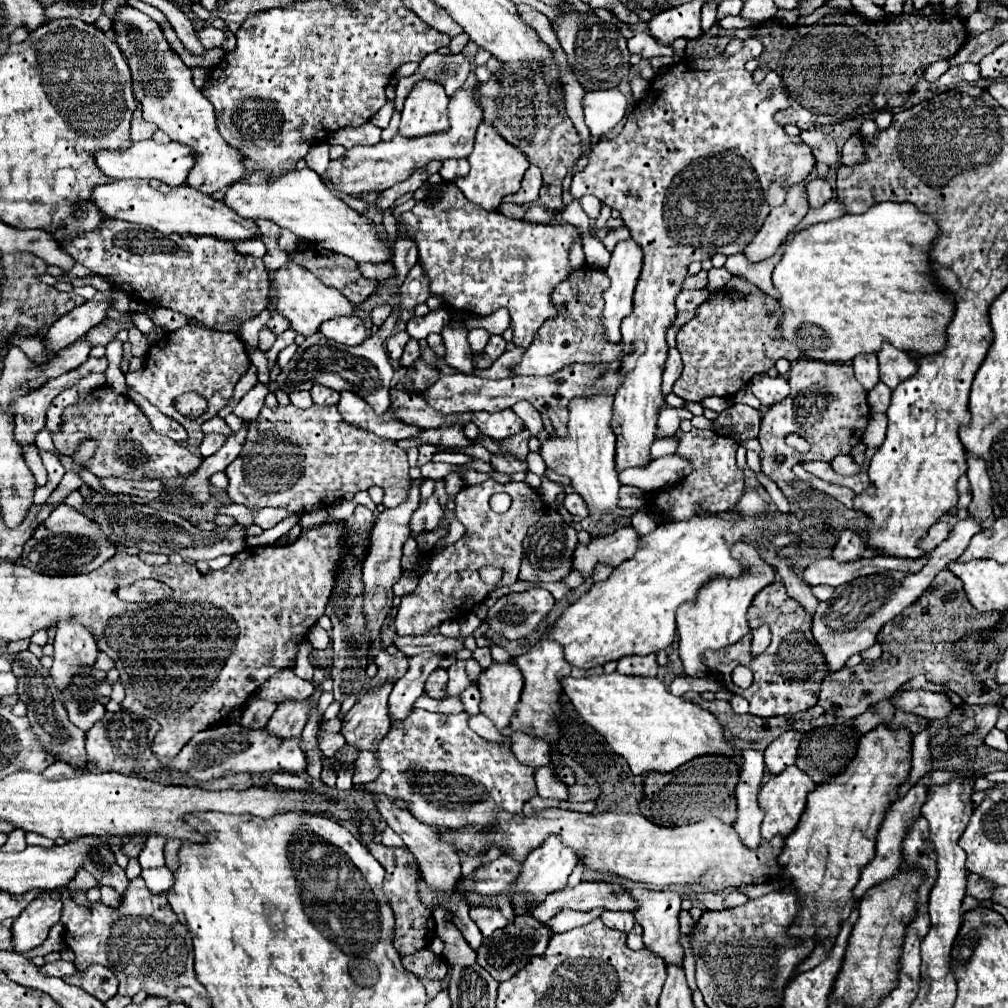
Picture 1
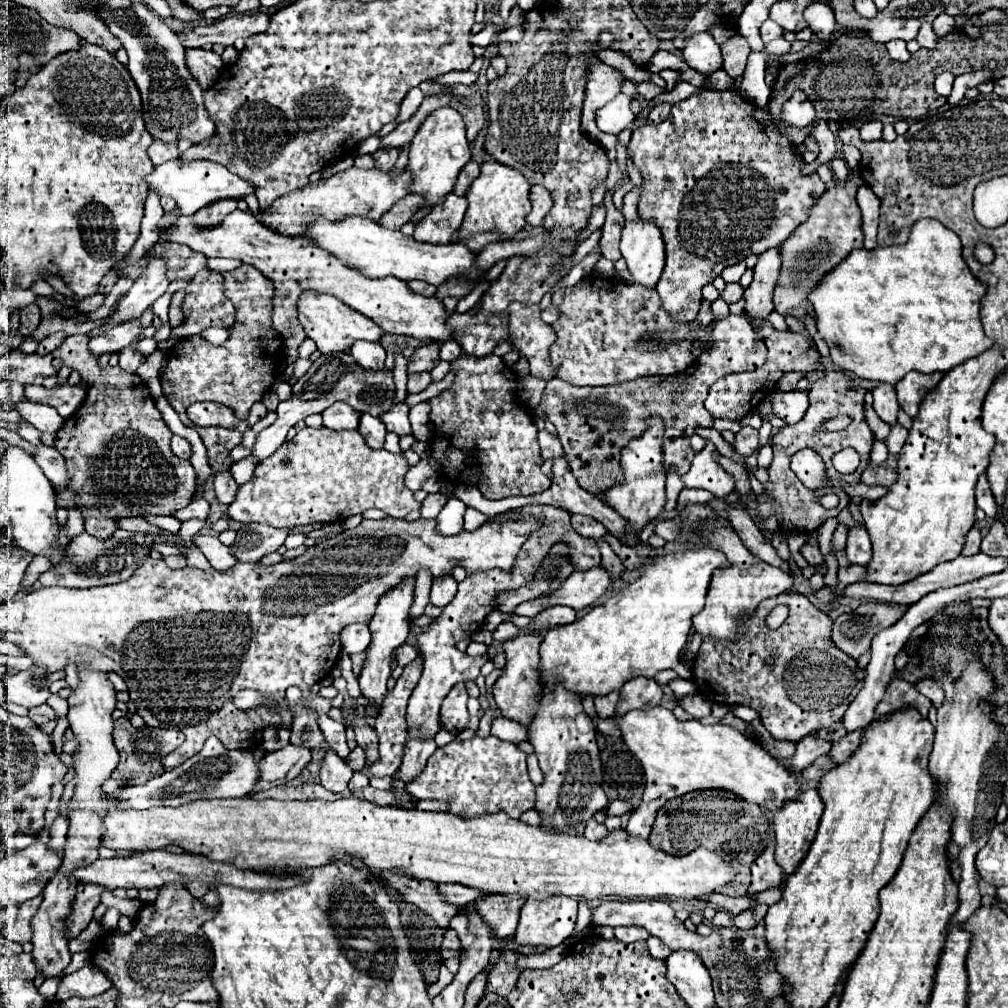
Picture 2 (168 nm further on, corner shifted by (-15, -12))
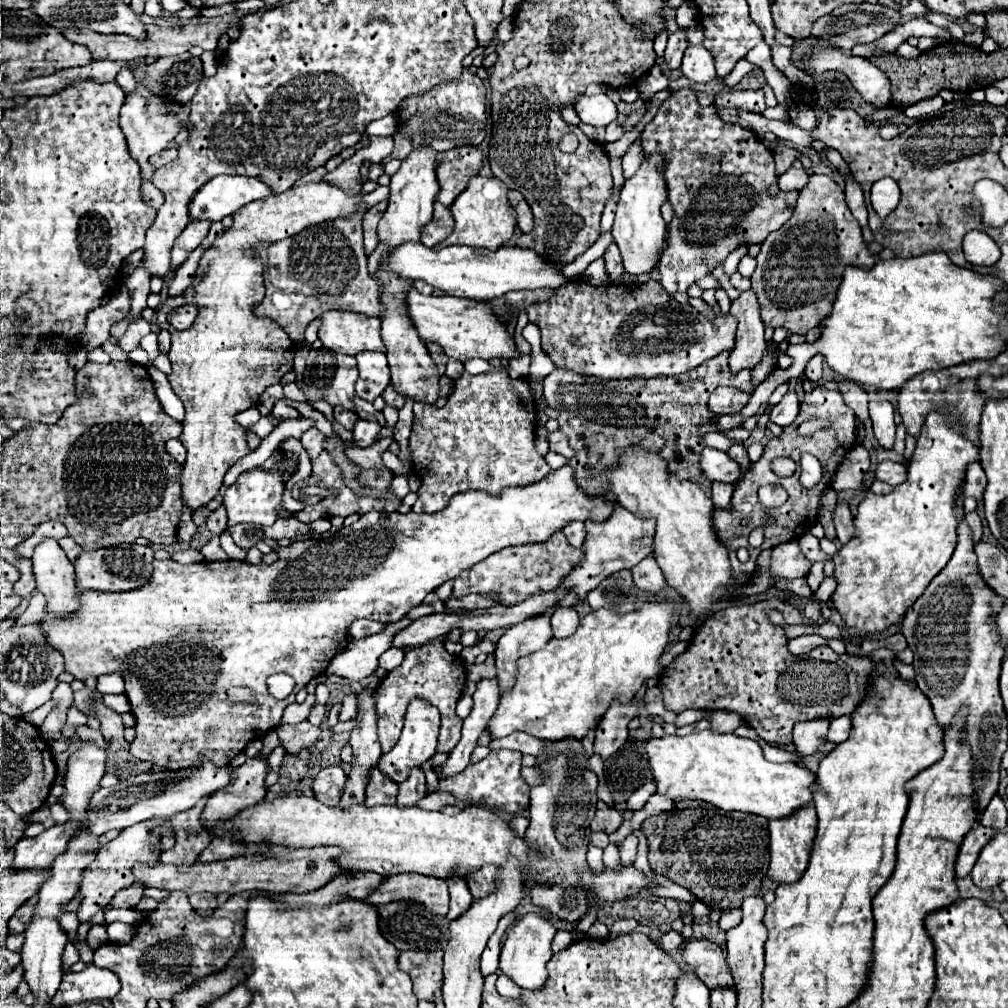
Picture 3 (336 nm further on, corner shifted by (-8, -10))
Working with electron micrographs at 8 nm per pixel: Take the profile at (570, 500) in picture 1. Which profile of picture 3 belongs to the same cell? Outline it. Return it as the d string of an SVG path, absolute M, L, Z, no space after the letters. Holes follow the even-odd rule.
M578 520L568 522L562 530L564 530L564 534L566 534L566 538L568 538L568 542L570 542L572 546L580 548L580 546L584 544L584 538L586 538L586 528L584 528L584 522L578 522Z

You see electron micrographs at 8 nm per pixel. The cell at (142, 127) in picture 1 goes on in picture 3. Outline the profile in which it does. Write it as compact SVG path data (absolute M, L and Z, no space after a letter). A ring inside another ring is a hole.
M166 148L166 150L158 152L158 154L154 154L154 156L150 158L150 164L152 164L154 168L160 168L160 166L164 166L164 164L172 162L172 160L176 158L176 154L178 154L178 150L176 150L176 148Z

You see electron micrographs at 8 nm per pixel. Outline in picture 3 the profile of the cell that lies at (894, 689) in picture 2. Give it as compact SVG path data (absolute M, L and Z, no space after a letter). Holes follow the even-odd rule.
M768 598L760 602L740 602L714 612L708 620L704 620L704 624L700 624L694 638L690 640L688 650L680 654L668 668L664 668L664 676L660 678L658 688L664 694L666 708L678 714L688 708L732 710L738 712L744 718L744 722L758 732L762 740L766 740L768 744L782 746L792 742L792 726L796 722L852 714L866 696L866 686L870 682L870 674L876 672L876 664L868 658L836 654L830 646L818 646L802 656L790 654L784 626L772 624L766 618L768 608L778 608L784 614L786 624L804 624L804 616L796 608L796 604L780 598Z

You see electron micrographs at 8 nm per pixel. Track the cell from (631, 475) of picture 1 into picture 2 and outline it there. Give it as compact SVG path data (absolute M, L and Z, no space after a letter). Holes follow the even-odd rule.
M707 442L707 446L697 452L691 470L681 476L685 488L703 488L717 498L723 498L735 490L733 478L719 466L719 462L715 462L715 452L717 448L713 442Z

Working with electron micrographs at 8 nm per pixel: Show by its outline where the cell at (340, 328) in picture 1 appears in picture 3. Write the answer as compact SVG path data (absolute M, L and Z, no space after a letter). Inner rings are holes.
M358 352L354 356L358 360L360 378L356 382L356 394L368 402L374 402L376 396L384 392L390 382L390 370L384 352Z

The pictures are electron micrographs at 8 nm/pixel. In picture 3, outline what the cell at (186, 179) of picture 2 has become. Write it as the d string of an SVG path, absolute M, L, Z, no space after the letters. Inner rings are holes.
M220 174L208 180L190 200L188 210L194 220L218 222L234 214L240 206L270 196L270 188L256 178Z

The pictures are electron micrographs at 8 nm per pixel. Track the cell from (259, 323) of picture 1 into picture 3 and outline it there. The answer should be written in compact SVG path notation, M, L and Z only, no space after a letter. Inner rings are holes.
M248 408L248 410L236 414L236 422L238 422L242 428L248 428L248 426L256 424L258 420L260 420L260 412L258 412L256 408Z

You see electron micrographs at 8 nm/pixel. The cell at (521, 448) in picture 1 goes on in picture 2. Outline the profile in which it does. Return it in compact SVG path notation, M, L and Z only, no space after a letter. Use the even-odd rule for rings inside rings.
M541 430L541 456L543 456L545 460L565 456L559 438L557 438L555 434L549 434L547 430Z

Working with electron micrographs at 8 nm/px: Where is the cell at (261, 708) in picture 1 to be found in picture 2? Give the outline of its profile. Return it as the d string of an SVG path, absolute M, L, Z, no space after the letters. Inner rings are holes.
M267 728L265 732L263 732L263 748L267 750L267 752L275 752L275 750L279 750L279 748L283 748L283 746L287 746L289 744L289 730L281 730L281 728Z

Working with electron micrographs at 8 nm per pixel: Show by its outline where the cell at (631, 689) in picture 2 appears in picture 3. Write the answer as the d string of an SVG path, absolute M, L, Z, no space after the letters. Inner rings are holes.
M634 698L628 704L622 704L620 700L612 700L610 708L602 716L598 730L596 730L596 742L594 752L602 758L612 756L628 738L628 724L632 718L638 716L640 702Z

